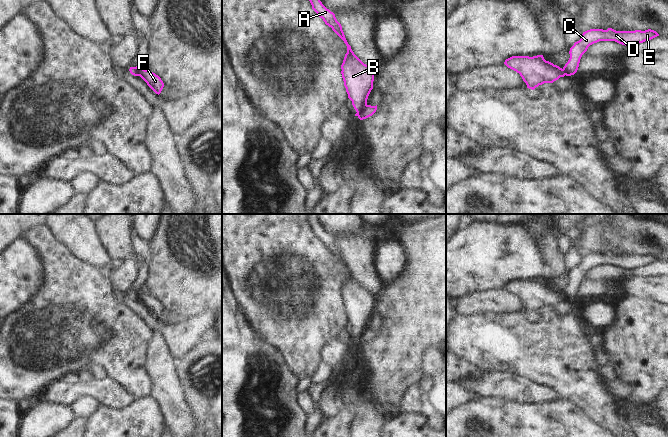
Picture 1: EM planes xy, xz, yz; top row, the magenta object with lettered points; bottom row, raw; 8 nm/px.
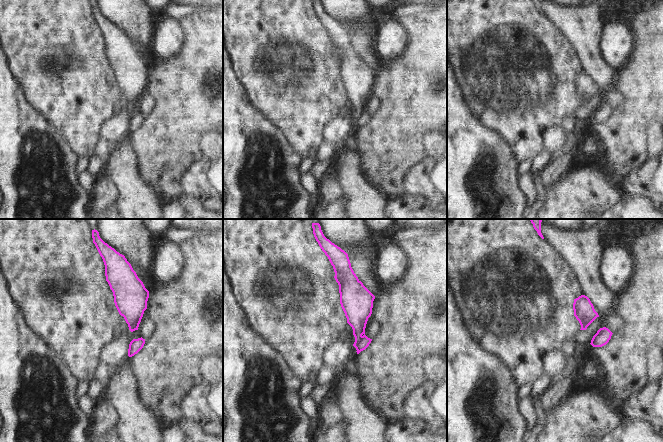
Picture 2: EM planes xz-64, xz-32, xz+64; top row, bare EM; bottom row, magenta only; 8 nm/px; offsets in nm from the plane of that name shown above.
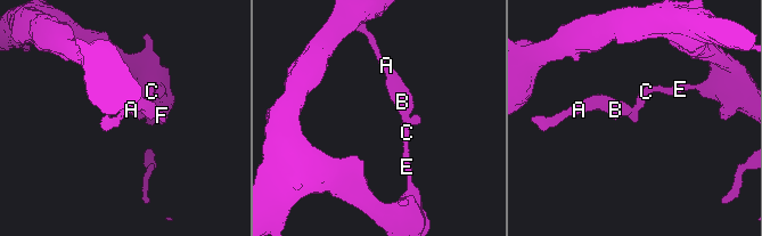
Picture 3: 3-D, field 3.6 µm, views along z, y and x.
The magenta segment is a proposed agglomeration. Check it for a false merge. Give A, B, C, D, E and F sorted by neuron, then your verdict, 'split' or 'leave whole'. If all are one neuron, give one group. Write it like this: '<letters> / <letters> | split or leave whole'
A B / C D E F | split

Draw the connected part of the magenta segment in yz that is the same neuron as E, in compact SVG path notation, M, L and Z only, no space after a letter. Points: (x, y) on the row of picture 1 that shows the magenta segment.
M612 28L607 30L603 29L590 29L582 34L582 38L575 42L570 48L570 58L563 67L566 76L574 75L579 67L582 55L587 51L588 47L599 41L615 41L625 46L632 46L635 44L649 41L659 34L651 29L641 31L616 31Z

